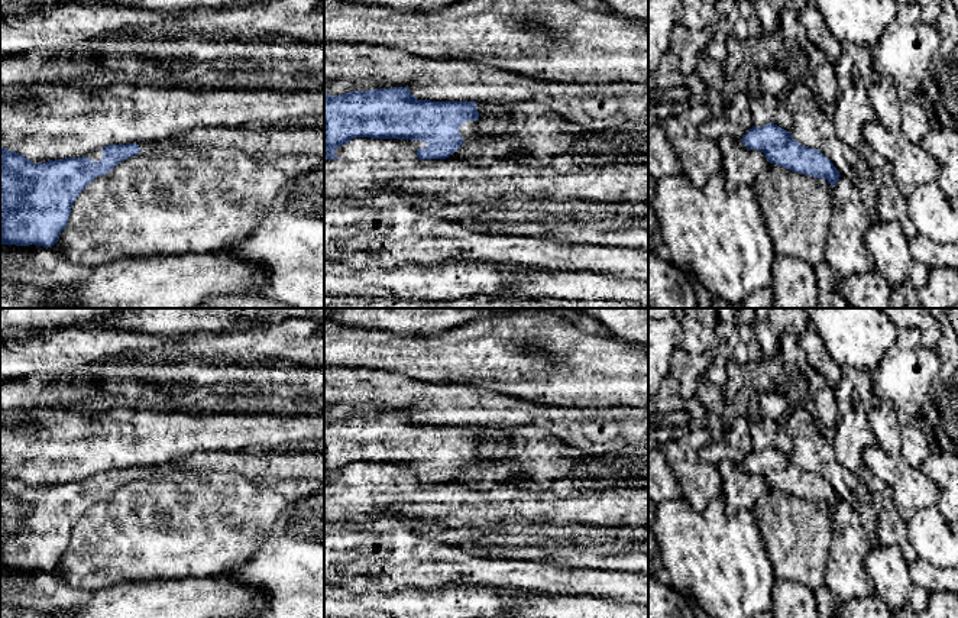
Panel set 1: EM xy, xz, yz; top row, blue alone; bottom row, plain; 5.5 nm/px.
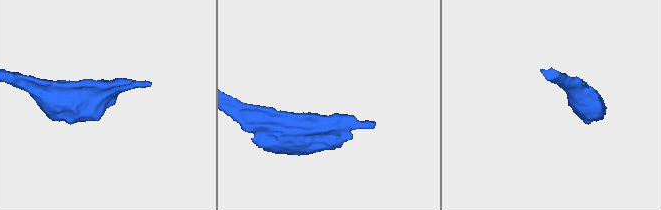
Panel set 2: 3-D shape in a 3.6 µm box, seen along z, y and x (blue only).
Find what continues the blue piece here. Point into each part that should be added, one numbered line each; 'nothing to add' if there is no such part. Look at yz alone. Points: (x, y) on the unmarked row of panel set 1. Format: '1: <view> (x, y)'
nothing to add

